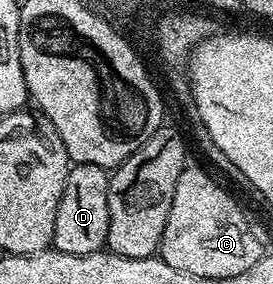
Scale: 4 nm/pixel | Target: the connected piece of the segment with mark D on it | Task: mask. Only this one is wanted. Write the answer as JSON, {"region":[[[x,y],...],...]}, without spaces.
{"region":[[[79,163],[69,168],[67,185],[55,213],[55,229],[52,246],[63,253],[95,253],[106,246],[105,238],[109,232],[109,192],[110,172],[99,165]]]}

